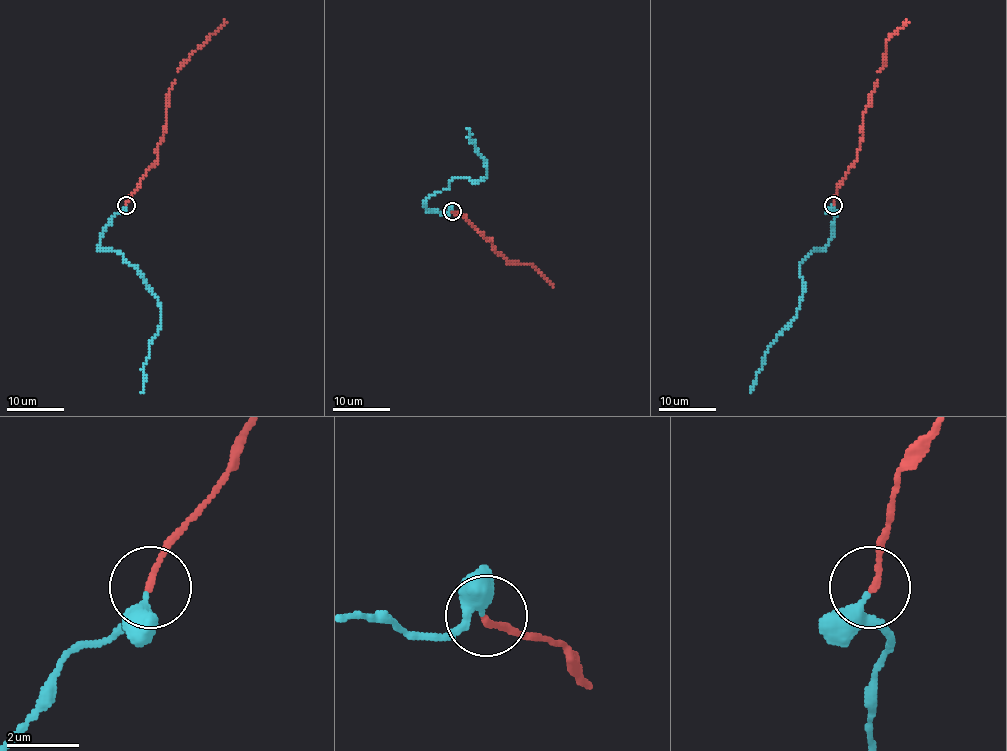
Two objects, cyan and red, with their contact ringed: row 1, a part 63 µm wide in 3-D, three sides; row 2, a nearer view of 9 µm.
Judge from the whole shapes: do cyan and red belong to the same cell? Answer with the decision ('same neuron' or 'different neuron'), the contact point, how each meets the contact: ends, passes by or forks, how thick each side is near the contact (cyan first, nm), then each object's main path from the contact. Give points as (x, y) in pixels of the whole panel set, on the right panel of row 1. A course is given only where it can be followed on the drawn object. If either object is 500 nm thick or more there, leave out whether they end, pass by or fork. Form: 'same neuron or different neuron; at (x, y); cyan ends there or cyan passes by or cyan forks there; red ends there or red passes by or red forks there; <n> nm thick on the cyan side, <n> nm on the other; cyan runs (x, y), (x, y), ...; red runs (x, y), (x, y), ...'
same neuron; at (833, 205); cyan passes by; red ends there; 240 nm thick on the cyan side, 160 nm on the other; cyan runs (833, 205), (836, 215), (829, 243), (812, 251), (799, 264), (804, 290), (796, 316), (765, 354), (749, 393); red runs (833, 205), (839, 183), (856, 160), (862, 137), (862, 115), (884, 65), (887, 39), (908, 22)

